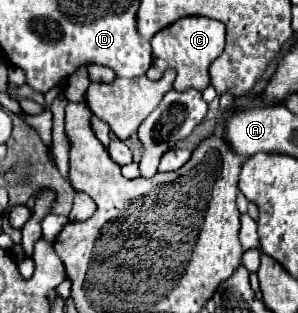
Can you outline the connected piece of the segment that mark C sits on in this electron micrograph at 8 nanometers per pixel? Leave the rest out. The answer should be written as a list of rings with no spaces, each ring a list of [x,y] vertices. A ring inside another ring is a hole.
[[[183,17],[169,27],[161,29],[153,39],[153,63],[147,71],[149,79],[161,79],[165,69],[175,69],[177,79],[173,87],[177,91],[197,89],[203,91],[209,87],[209,65],[223,53],[225,47],[225,25],[209,17]]]

